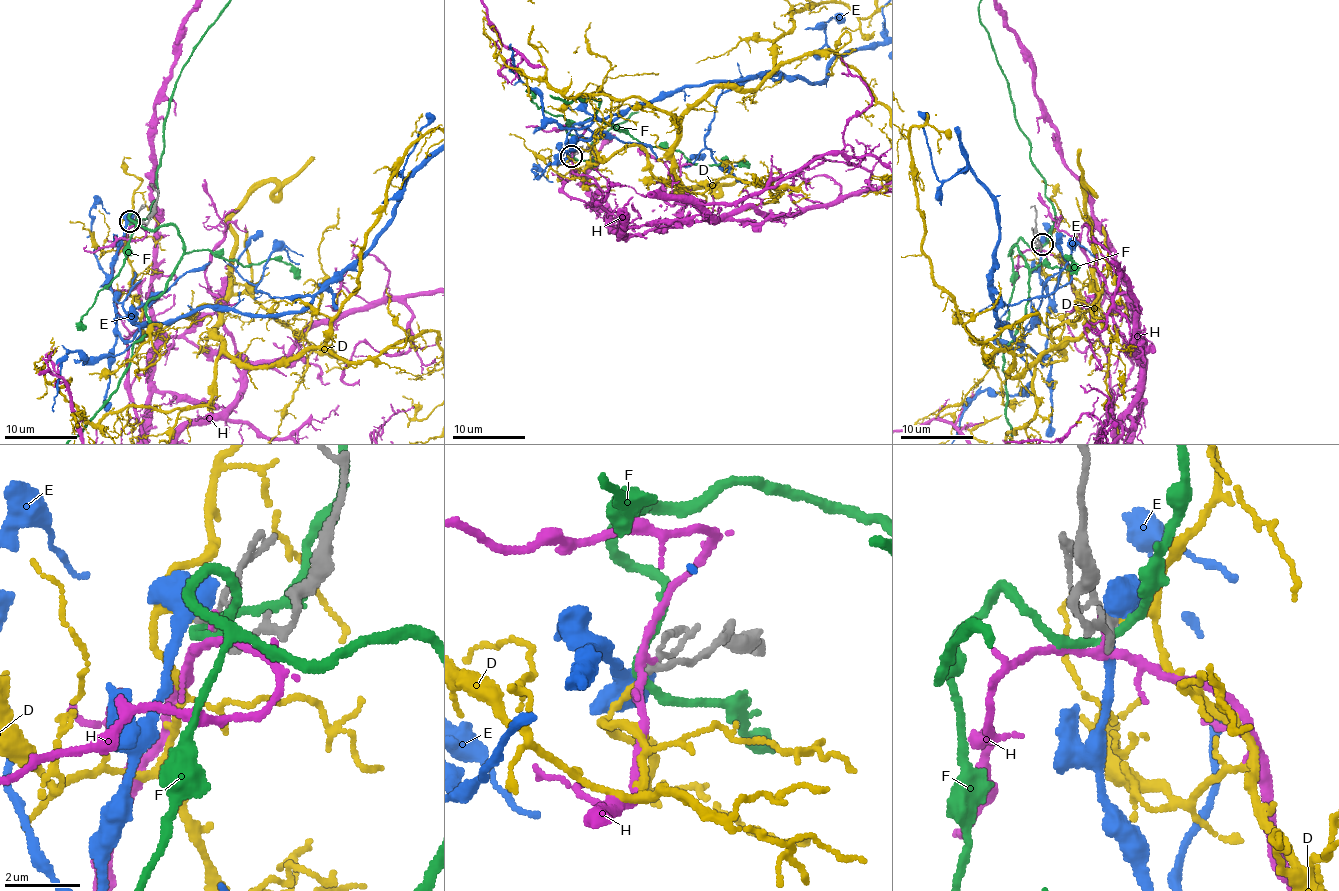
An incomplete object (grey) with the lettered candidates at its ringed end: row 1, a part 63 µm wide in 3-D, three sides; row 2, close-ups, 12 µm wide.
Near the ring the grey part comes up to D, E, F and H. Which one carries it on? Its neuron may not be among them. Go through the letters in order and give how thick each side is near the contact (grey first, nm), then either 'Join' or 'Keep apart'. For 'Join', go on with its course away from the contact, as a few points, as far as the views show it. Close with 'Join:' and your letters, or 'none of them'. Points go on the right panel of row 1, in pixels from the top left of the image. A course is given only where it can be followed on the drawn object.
D: Thickness 130 nm (grey) against 160 nm. Join
E: Thickness 130 nm (grey) against 500 nm. Keep apart
F: Thickness 130 nm (grey) against 220 nm. Keep apart
H: Thickness 150 nm (grey) against 160 nm. Keep apart
Join: D

